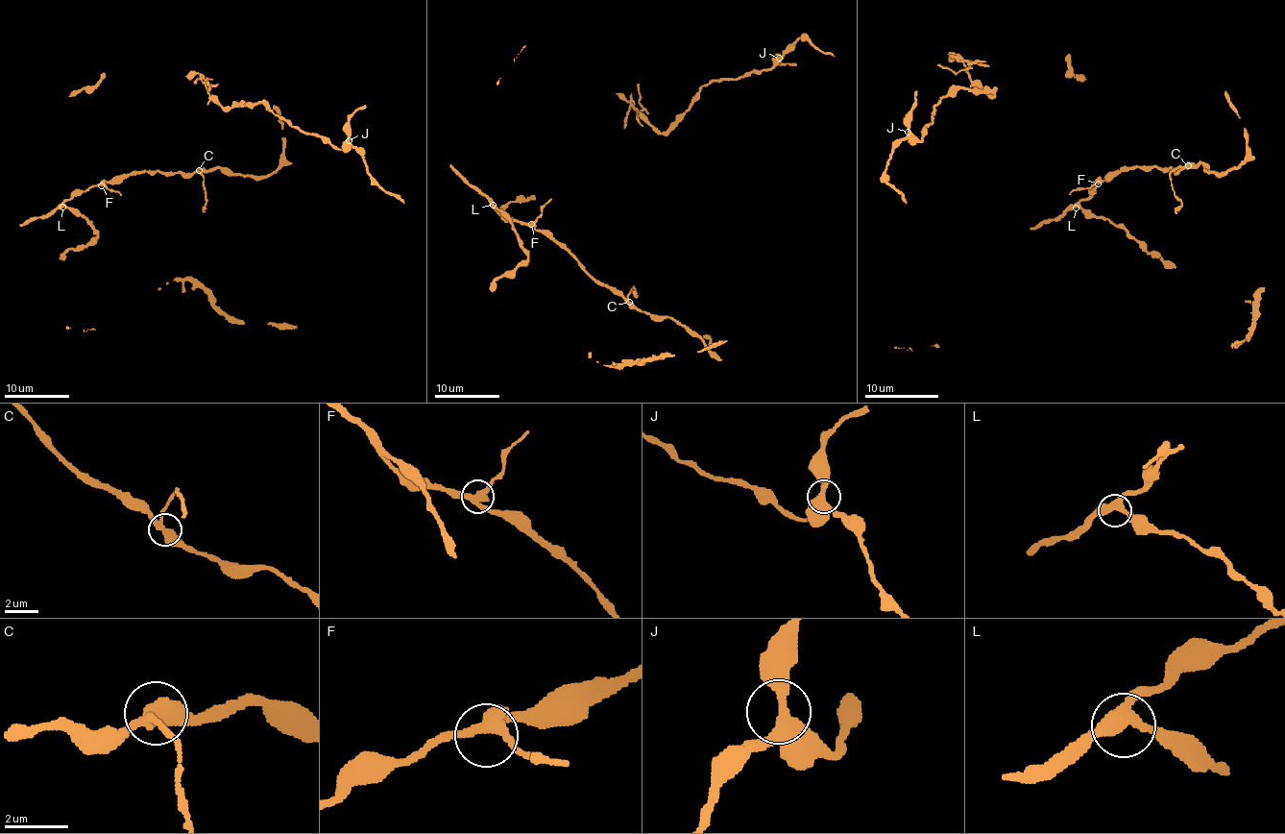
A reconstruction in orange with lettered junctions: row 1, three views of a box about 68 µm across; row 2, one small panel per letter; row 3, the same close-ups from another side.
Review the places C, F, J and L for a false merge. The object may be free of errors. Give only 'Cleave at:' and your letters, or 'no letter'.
Cleave at: no letter

